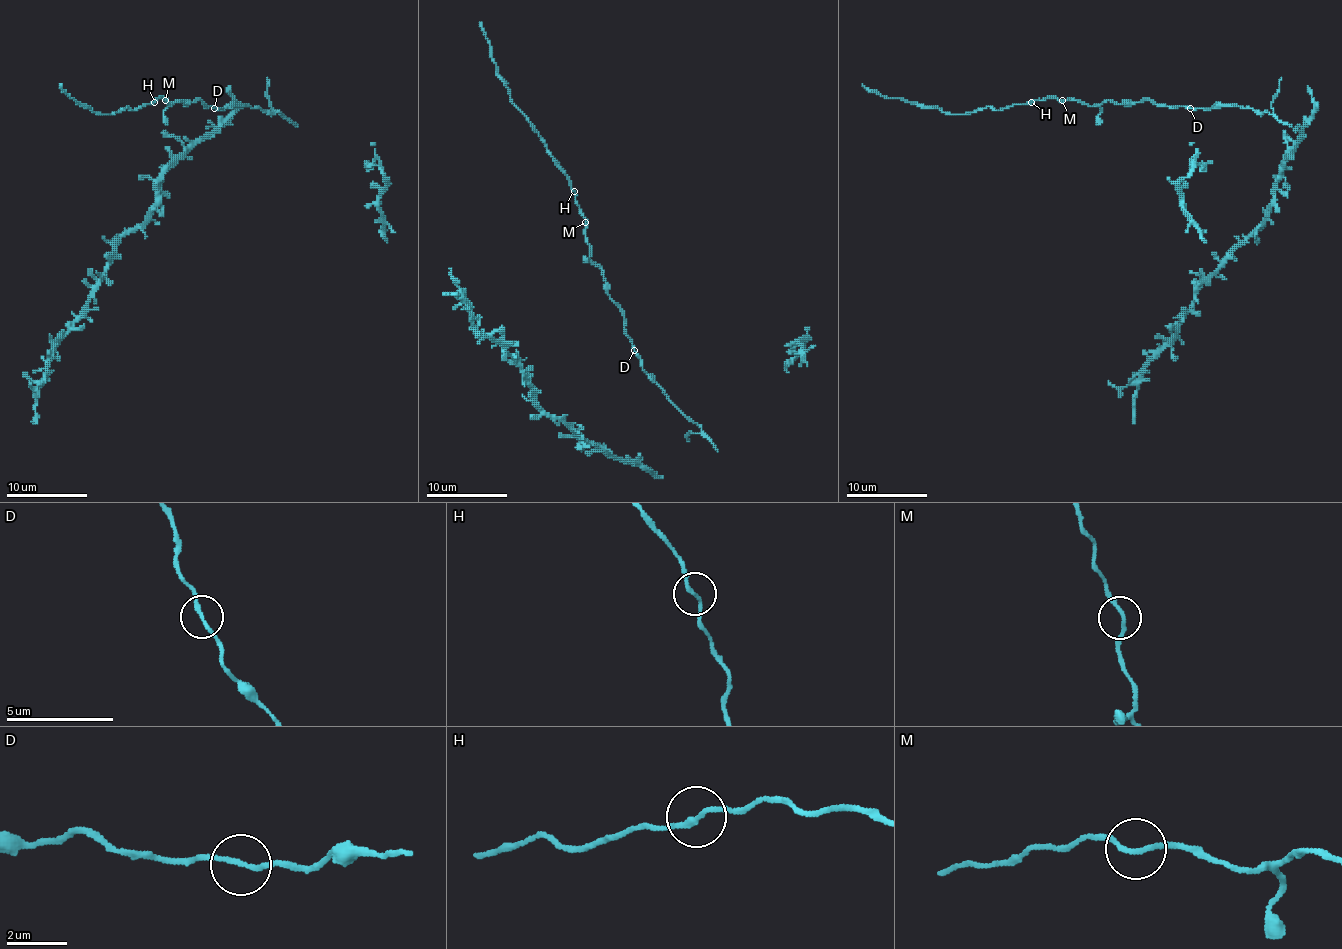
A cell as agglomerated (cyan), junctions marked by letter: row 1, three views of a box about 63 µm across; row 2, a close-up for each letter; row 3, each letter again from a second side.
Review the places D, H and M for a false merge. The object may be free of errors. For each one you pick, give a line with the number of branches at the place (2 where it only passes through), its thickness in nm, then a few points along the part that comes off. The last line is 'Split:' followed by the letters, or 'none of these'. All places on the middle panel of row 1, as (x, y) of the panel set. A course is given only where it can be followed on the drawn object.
H: 2 | 160 nm | (573, 191), (569, 177), (510, 97), (506, 81), (498, 73), (490, 41), (480, 22)
Split: H

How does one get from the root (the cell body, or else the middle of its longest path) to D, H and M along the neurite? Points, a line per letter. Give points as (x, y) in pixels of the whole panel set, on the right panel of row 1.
D: (1273, 110), (1269, 114), (1238, 106), (1190, 108)
H: (1273, 110), (1157, 106), (1149, 100), (1104, 100), (1098, 106), (1055, 98), (1031, 102)
M: (1273, 110), (1157, 106), (1149, 100), (1104, 100), (1088, 106), (1062, 100)

